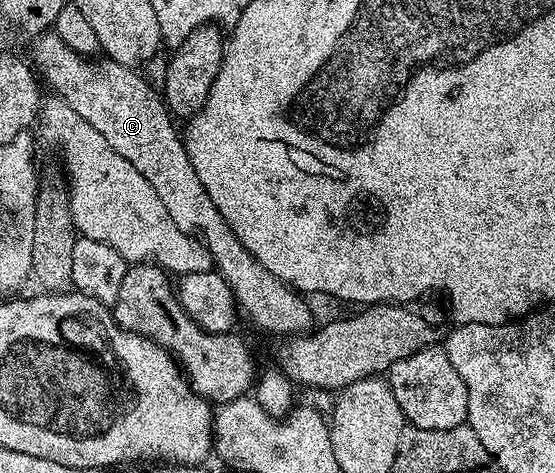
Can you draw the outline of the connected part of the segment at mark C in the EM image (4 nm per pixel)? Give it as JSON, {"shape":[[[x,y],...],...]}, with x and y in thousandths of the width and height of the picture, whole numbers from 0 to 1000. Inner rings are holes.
{"shape":[[[74,70],[63,76],[56,123],[74,165],[95,184],[99,199],[114,209],[148,256],[169,264],[184,290],[270,391],[277,391],[277,408],[292,416],[299,446],[314,459],[314,471],[330,488],[351,493],[368,512],[378,535],[387,571],[411,596],[423,619],[427,643],[470,691],[490,708],[526,712],[535,704],[555,704],[564,698],[562,658],[542,617],[510,598],[486,569],[479,569],[429,510],[422,484],[393,450],[386,425],[378,425],[378,408],[371,408],[371,391],[357,374],[350,349],[332,313],[326,279],[317,277],[312,245],[303,220],[295,216],[290,195],[272,184],[276,178],[250,148],[229,142],[204,125],[182,123],[182,133],[166,121],[153,121],[126,104],[112,78],[97,70]]]}

